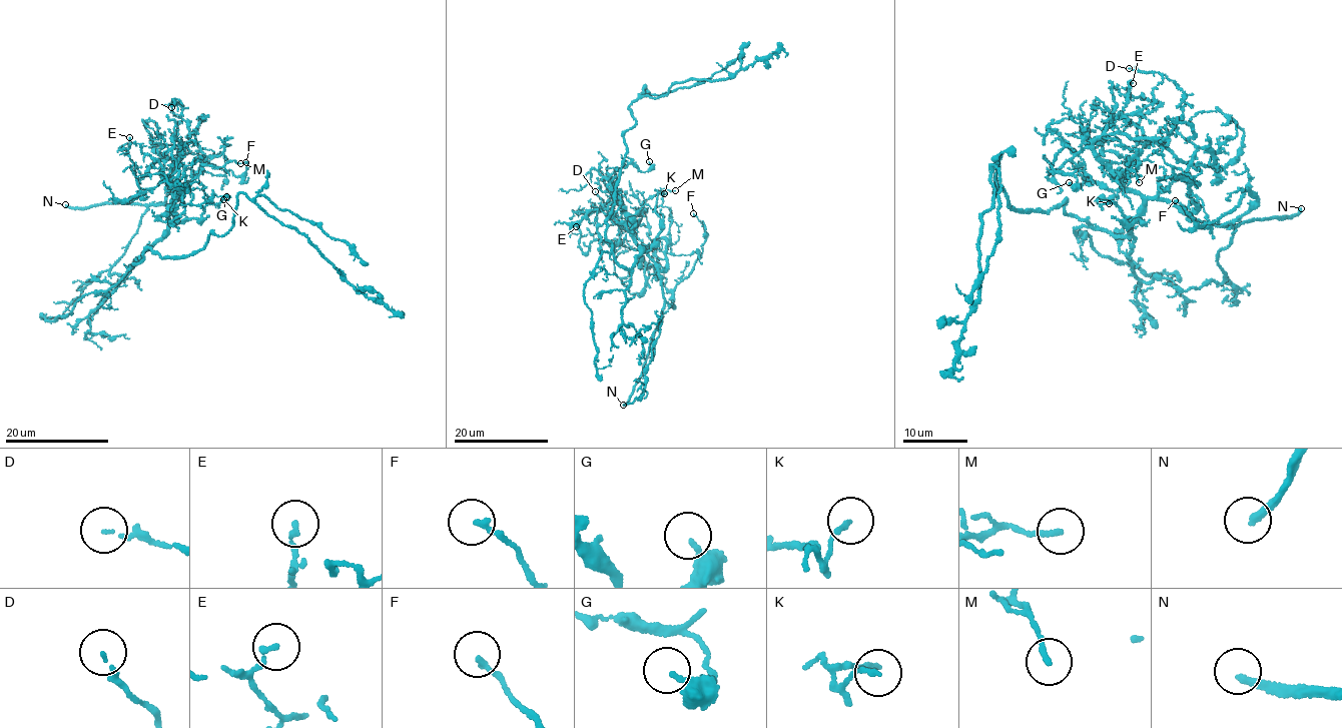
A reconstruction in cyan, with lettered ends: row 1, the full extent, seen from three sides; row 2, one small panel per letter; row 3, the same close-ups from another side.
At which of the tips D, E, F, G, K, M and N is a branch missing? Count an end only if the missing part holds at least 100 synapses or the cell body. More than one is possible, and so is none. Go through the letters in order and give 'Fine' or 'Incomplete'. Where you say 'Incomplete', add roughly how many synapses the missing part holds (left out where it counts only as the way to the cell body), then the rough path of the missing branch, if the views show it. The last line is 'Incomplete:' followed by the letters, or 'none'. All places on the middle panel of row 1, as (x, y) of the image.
D: Fine
E: Fine
F: Fine
G: Fine
K: Fine
M: Fine
N: Incomplete
Incomplete: N

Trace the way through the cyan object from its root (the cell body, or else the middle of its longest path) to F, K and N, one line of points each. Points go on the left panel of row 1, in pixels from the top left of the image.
F: (134, 264), (164, 234), (175, 198), (164, 202), (176, 159), (197, 154), (237, 176), (245, 162)
K: (134, 264), (130, 264), (140, 259), (170, 225), (199, 219), (206, 205), (223, 199)
N: (134, 264), (130, 264), (134, 265), (164, 234), (174, 198), (167, 205), (107, 201), (85, 208), (65, 204)

